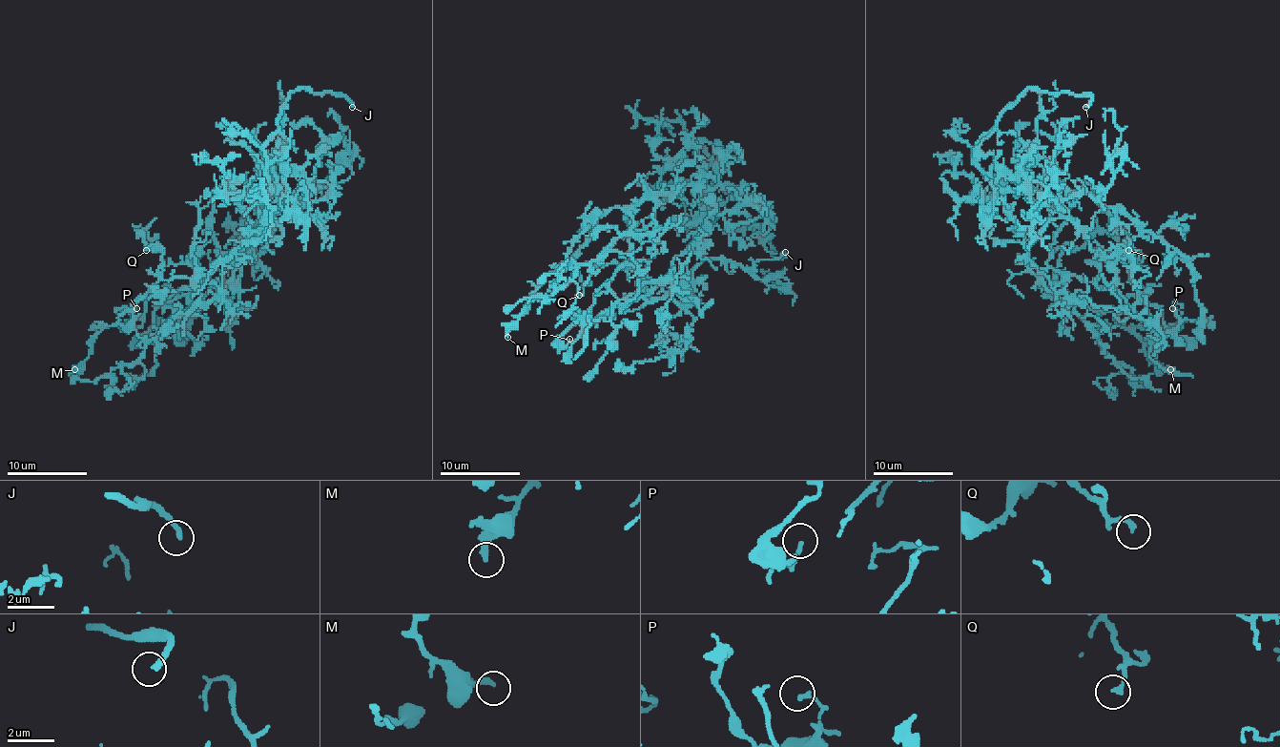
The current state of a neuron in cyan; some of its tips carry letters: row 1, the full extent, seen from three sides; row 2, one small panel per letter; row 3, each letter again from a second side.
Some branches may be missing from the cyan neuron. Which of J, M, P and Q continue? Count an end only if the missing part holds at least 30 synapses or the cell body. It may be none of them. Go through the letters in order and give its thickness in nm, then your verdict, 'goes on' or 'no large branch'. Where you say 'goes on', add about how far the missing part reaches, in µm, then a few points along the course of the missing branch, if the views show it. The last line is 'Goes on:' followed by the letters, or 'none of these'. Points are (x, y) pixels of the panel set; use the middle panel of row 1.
J: 240 nm | goes on | 70 µm
M: 200 nm | no large branch
P: 150 nm | no large branch
Q: 200 nm | no large branch
Goes on: J

